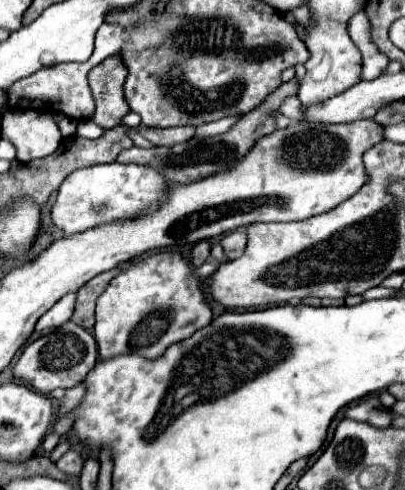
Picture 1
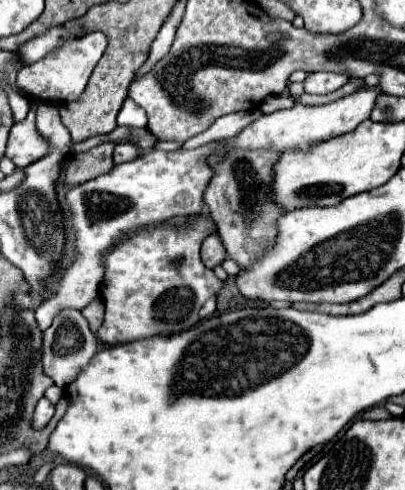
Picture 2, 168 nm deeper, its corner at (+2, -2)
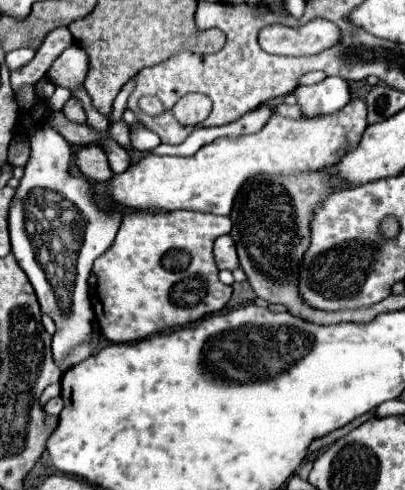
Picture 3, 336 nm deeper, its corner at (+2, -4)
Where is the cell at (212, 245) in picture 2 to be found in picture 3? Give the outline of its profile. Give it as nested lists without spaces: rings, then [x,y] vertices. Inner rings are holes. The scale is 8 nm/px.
[[[219,236],[215,240],[215,260],[219,270],[239,268],[239,260],[237,260],[237,252],[235,252],[235,244],[231,236]]]

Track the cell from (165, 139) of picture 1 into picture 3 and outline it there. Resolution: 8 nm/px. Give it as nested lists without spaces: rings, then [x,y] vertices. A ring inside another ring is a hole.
[[[97,144],[79,148],[79,152],[75,154],[75,164],[79,166],[81,174],[93,182],[107,182],[113,176],[111,168],[107,164],[107,156],[105,156],[103,148]]]

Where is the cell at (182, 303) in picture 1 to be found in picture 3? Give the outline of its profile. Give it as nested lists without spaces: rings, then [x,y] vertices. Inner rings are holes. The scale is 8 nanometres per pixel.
[[[173,210],[173,212],[131,212],[123,218],[123,224],[119,228],[119,234],[113,242],[113,248],[109,248],[103,256],[99,256],[93,264],[93,270],[91,270],[91,276],[89,276],[89,298],[91,298],[91,304],[93,304],[93,312],[95,312],[95,318],[101,326],[101,334],[111,340],[111,342],[135,342],[135,340],[143,340],[155,332],[163,332],[167,328],[173,328],[173,326],[185,326],[185,324],[191,324],[191,322],[197,322],[201,320],[203,316],[207,314],[213,314],[213,312],[219,312],[231,298],[231,286],[225,286],[221,280],[219,280],[219,268],[215,264],[215,258],[213,258],[213,242],[221,236],[221,234],[229,234],[231,232],[231,218],[227,216],[215,216],[215,214],[203,214],[203,212],[185,212],[185,210]]]

